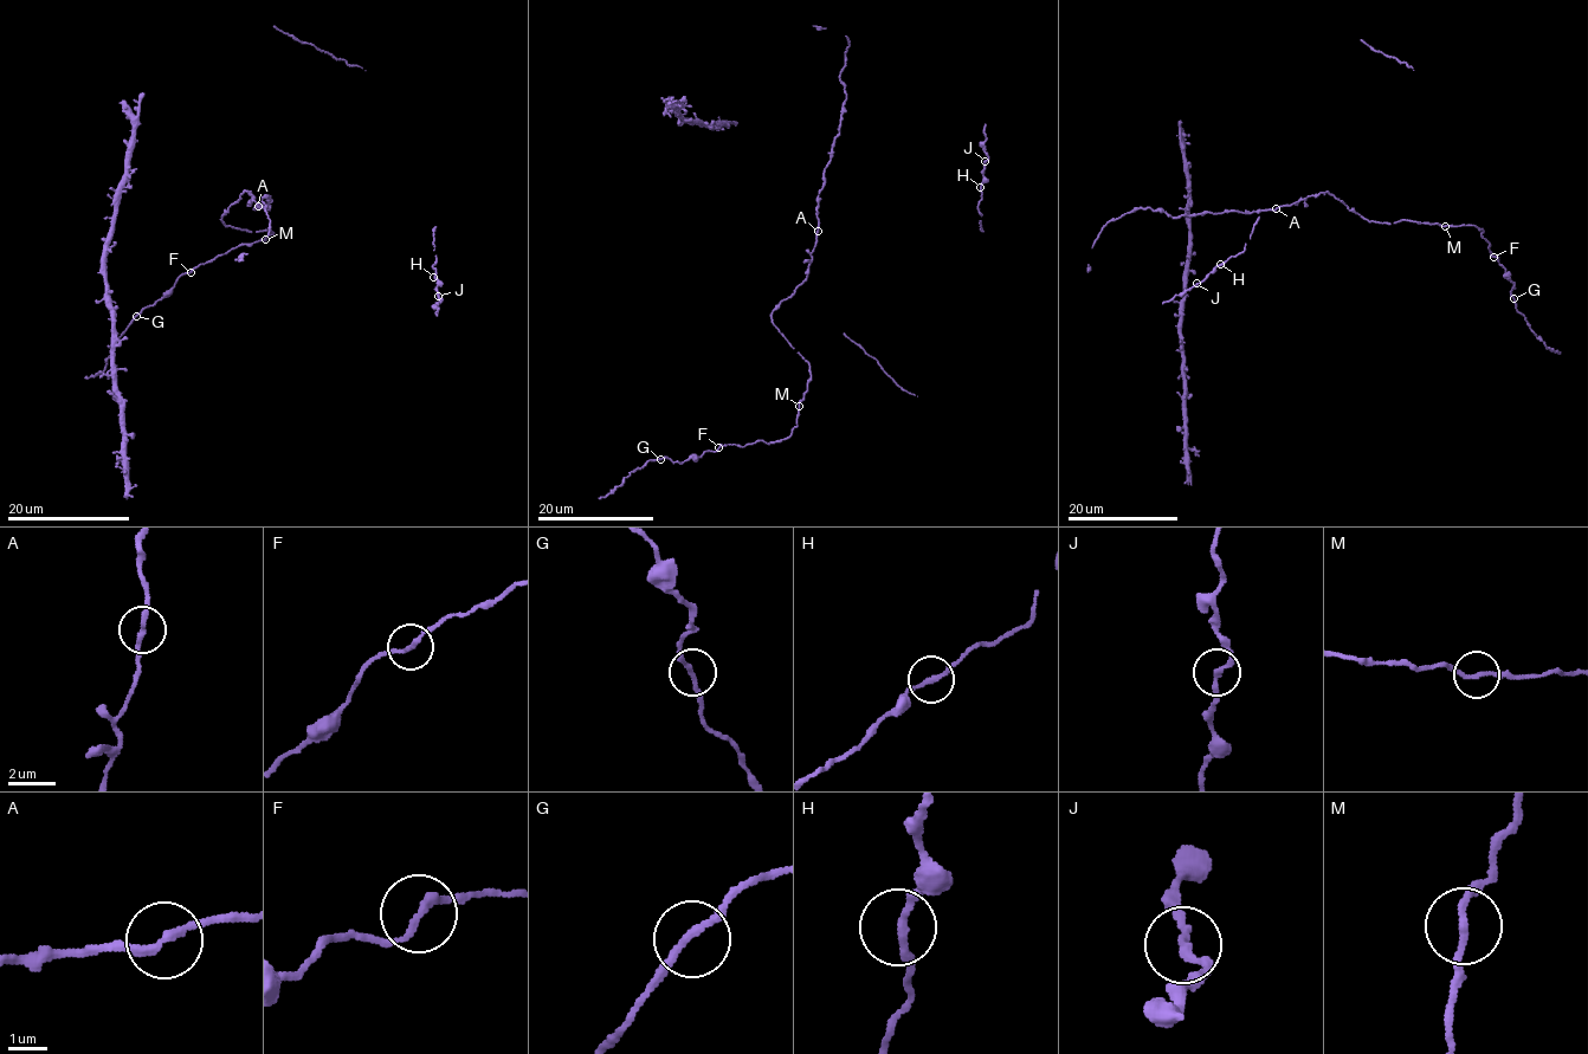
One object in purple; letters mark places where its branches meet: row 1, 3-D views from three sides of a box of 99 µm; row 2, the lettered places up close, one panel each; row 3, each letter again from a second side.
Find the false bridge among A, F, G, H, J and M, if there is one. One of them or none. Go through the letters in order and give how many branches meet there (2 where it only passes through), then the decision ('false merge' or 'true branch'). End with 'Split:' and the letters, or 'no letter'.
A: branches 2; true branch
F: branches 2; true branch
G: branches 2; true branch
H: branches 2; true branch
J: branches 2; true branch
M: branches 2; true branch
Split: no letter

